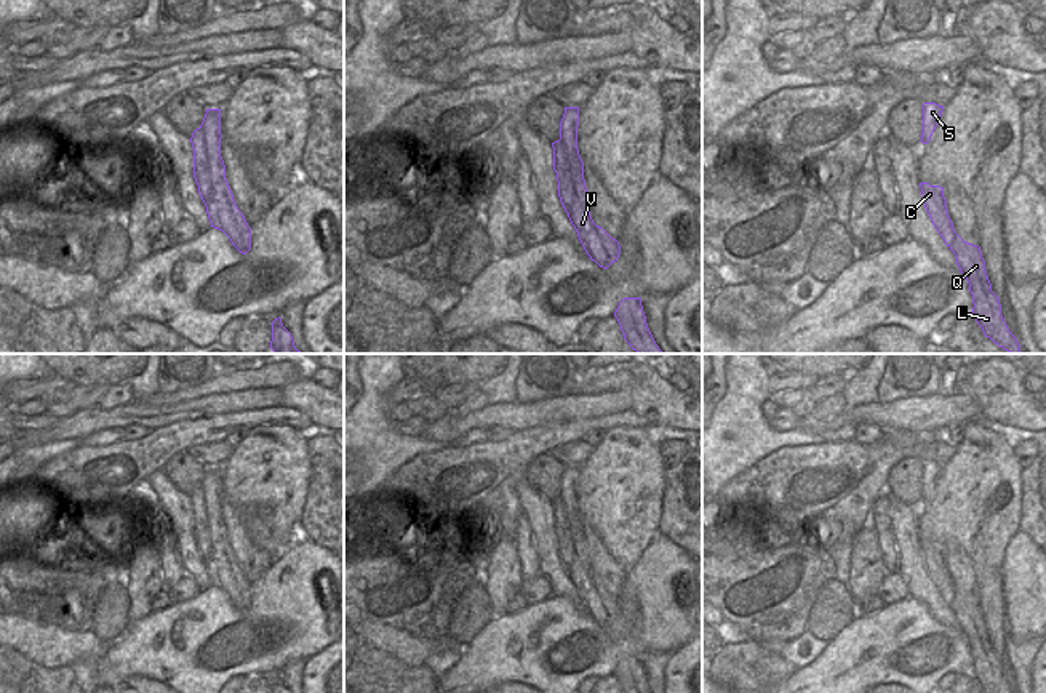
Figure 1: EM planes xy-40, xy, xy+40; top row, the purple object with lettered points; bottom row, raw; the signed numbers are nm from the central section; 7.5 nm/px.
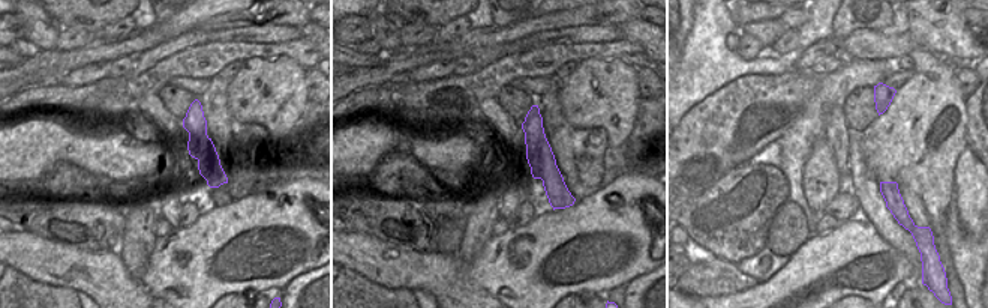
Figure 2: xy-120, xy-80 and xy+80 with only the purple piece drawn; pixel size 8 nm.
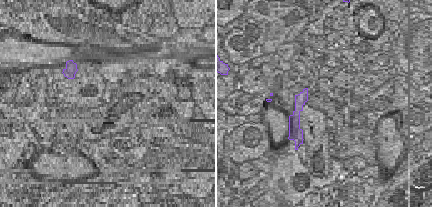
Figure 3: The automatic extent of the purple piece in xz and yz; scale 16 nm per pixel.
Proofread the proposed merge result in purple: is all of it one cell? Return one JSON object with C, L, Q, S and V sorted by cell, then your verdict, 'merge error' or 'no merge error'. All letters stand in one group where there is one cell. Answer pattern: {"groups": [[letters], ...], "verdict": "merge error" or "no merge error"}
{"groups": [["C"], ["L", "Q", "S", "V"]], "verdict": "merge error"}

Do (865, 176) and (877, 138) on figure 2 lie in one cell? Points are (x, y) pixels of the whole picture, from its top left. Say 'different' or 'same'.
different

